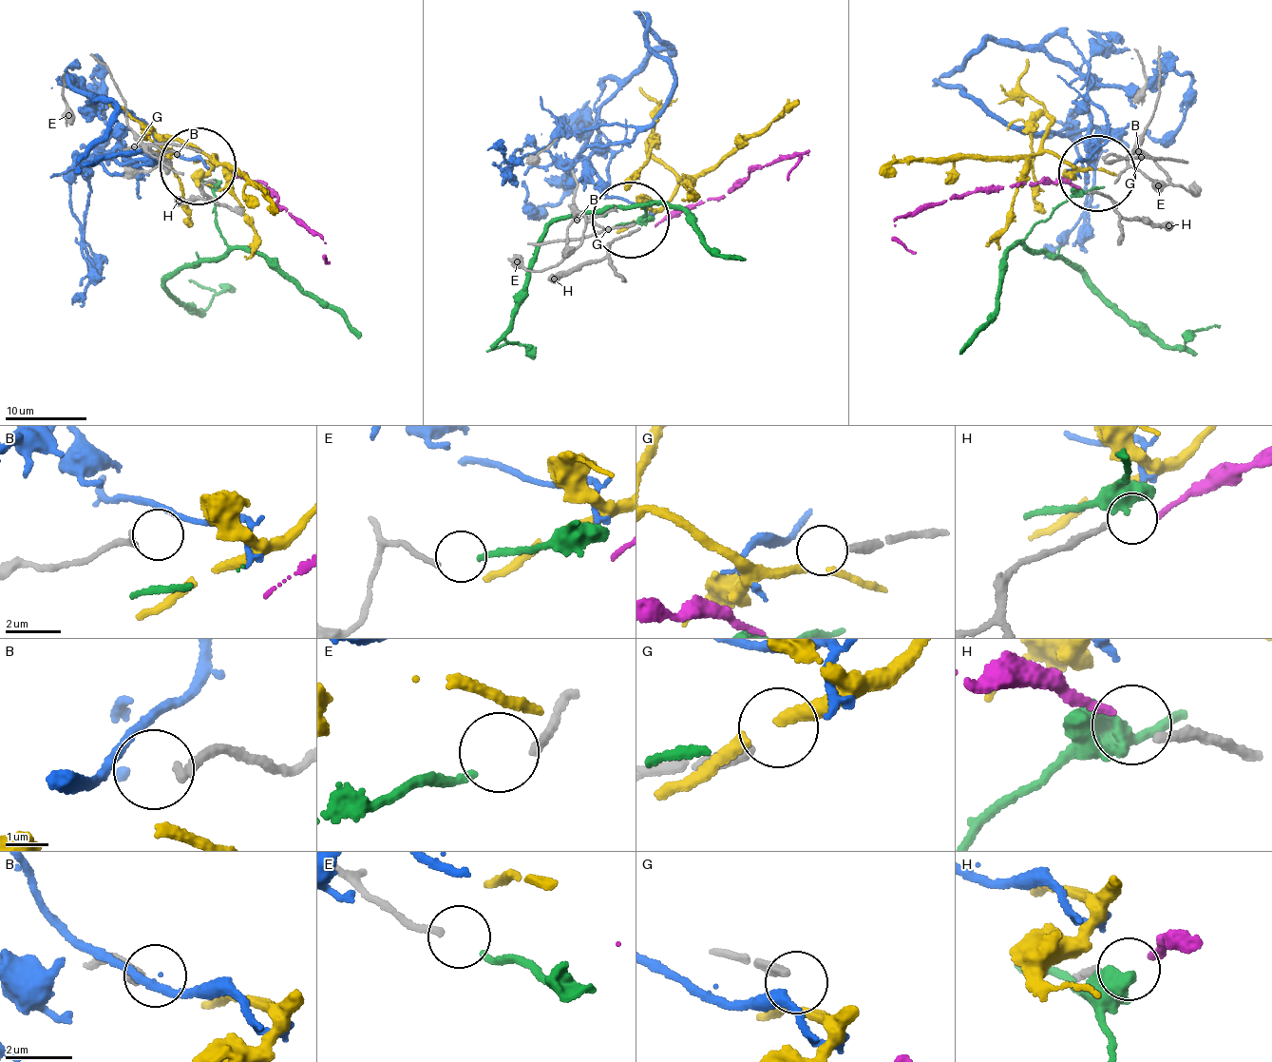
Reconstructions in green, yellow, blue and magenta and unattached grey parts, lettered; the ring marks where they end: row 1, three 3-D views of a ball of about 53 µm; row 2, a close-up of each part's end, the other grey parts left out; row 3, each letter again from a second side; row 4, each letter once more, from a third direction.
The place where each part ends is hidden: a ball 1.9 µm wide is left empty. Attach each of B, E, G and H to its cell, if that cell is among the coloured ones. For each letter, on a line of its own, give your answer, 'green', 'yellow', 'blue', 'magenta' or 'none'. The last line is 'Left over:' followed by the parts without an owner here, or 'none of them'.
B: none
E: green
G: none
H: magenta
Left over: B, G

